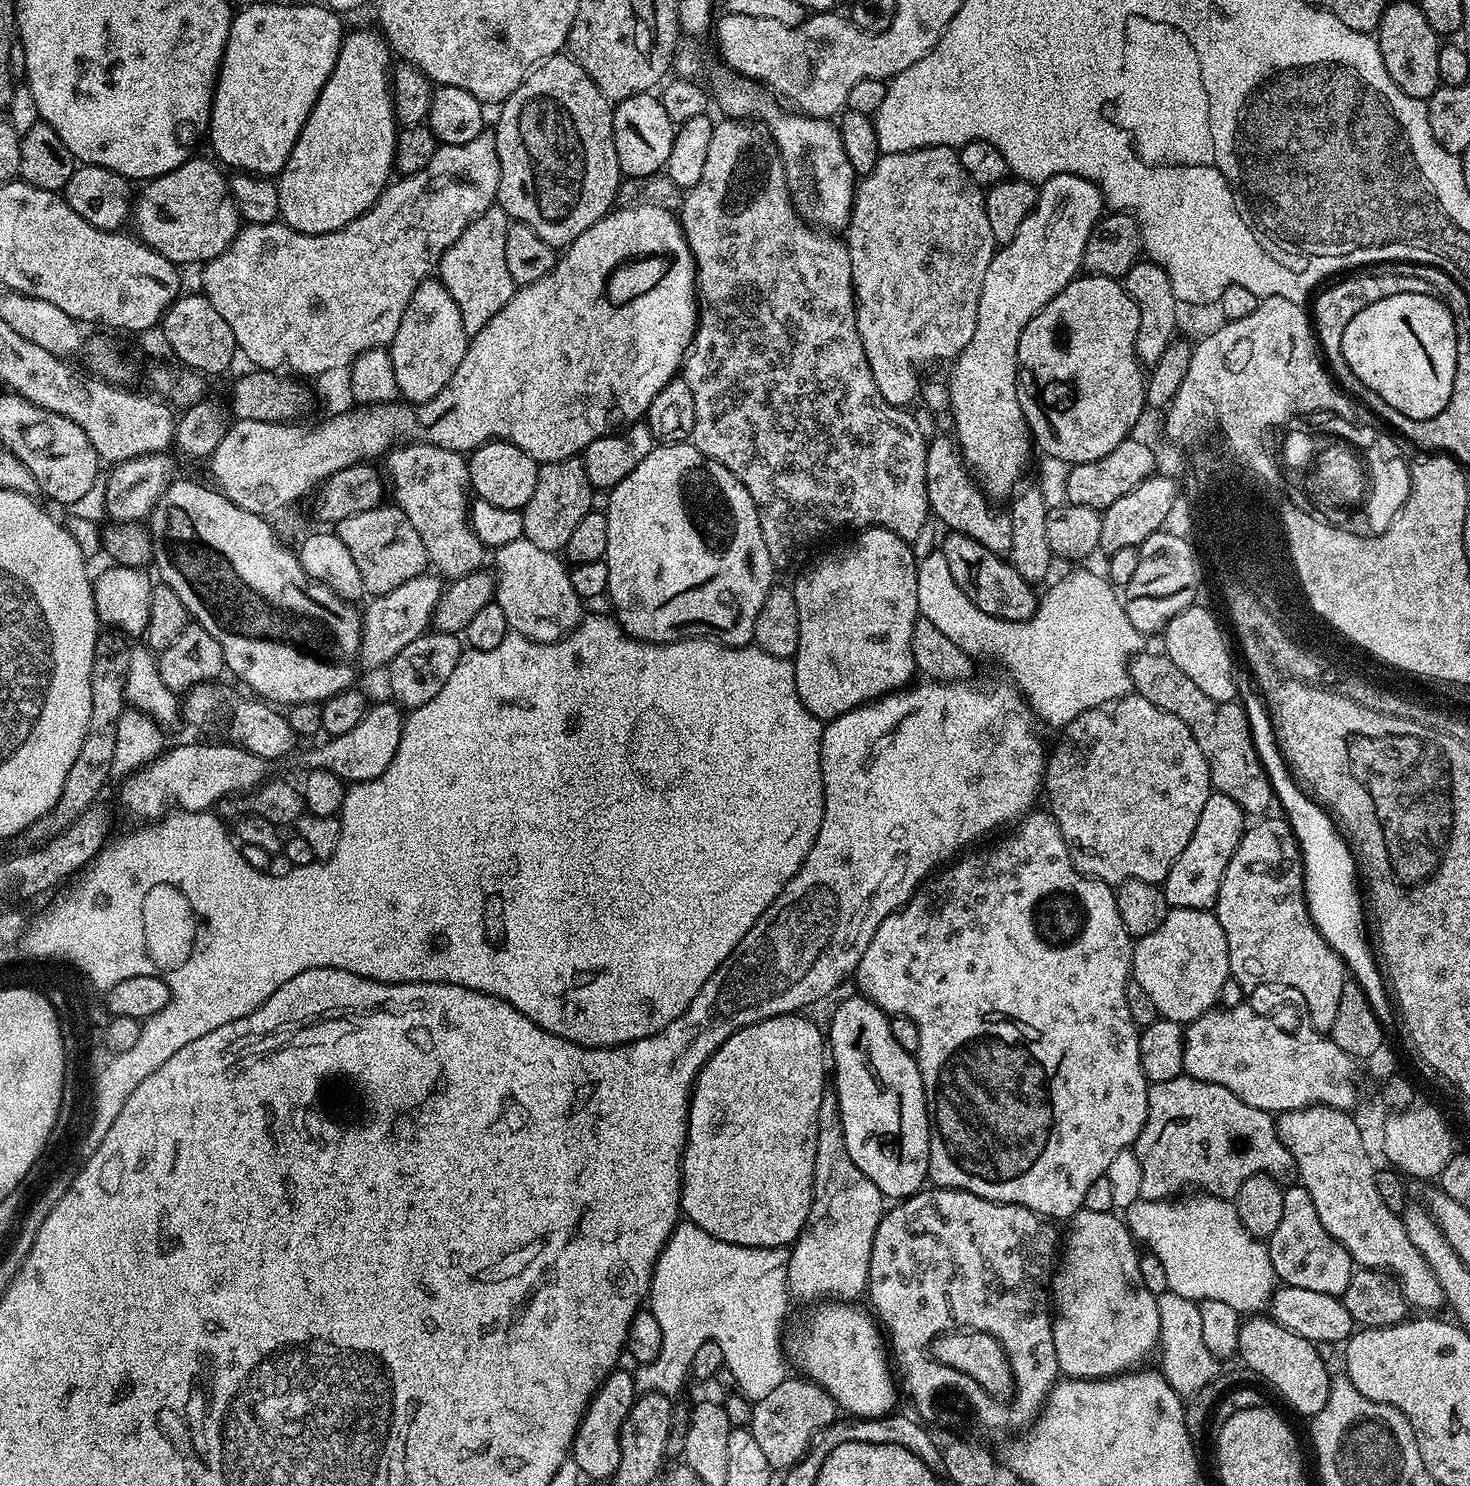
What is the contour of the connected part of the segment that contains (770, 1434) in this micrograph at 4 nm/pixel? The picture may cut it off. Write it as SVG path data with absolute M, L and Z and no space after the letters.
M784 1379L782 1386L759 1397L752 1405L750 1431L758 1446L762 1446L762 1454L766 1454L772 1468L790 1469L795 1466L808 1453L814 1434L838 1419L838 1406L832 1395L810 1379L799 1379Z

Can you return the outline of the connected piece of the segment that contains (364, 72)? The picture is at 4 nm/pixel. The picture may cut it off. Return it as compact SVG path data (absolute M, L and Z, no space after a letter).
M373 30L373 32L349 31L347 35L345 35L344 41L341 42L338 62L334 62L334 70L328 75L326 86L322 86L322 90L318 94L318 98L314 102L314 106L302 126L300 136L294 142L294 150L290 150L290 158L286 162L286 166L278 174L276 188L278 198L280 199L279 219L294 230L305 232L306 234L326 234L327 232L338 230L350 222L354 222L354 218L358 218L366 210L370 210L370 206L374 206L374 202L384 193L384 189L388 187L390 181L393 179L394 165L396 162L396 133L398 131L398 125L396 122L396 112L392 109L390 63L388 64L388 56L390 57L390 49L383 35L376 30Z

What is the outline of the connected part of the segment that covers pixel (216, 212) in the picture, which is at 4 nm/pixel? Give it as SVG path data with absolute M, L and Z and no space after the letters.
M193 158L166 174L156 176L141 187L144 188L141 192L139 189L134 200L135 235L146 247L153 248L158 254L162 254L162 258L177 266L196 263L199 265L201 262L212 260L218 254L222 254L226 246L230 246L230 242L242 227L240 211L229 189L229 177L225 174L223 176L219 172L221 169L209 160Z

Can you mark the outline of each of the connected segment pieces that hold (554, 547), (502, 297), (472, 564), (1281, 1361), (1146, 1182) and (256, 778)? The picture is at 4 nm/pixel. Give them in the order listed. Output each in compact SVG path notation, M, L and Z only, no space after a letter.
M573 458L539 465L538 482L534 482L534 494L530 494L530 502L526 502L522 509L524 538L534 543L539 549L548 550L552 553L559 553L561 550L567 549L570 534L574 534L578 522L582 522L582 518L586 518L586 514L593 511L592 495L594 495L594 489L590 478L586 478L583 459Z
M499 206L487 208L474 222L462 230L462 234L444 251L438 265L438 279L458 306L462 326L468 334L474 334L510 302L517 285L510 278L506 267L506 230L510 218Z
M404 442L393 447L383 460L388 471L386 480L390 485L390 496L396 499L393 500L395 507L401 508L406 518L410 518L410 526L418 530L418 538L422 538L422 546L426 546L429 565L449 581L477 571L483 565L480 563L486 549L468 522L470 485L467 459L459 452L433 444Z
M1256 1314L1241 1323L1238 1356L1239 1359L1244 1359L1298 1415L1311 1418L1318 1414L1318 1410L1322 1410L1322 1406L1326 1406L1326 1398L1330 1394L1333 1381L1333 1377L1328 1376L1329 1365L1318 1356L1312 1341L1286 1330L1267 1315Z
M1187 1074L1170 1078L1170 1082L1149 1084L1146 1122L1138 1134L1134 1151L1142 1168L1142 1200L1167 1200L1185 1190L1203 1190L1210 1196L1232 1198L1242 1182L1254 1174L1264 1172L1283 1181L1284 1176L1293 1175L1296 1167L1290 1150L1282 1146L1282 1138L1278 1138L1273 1113L1242 1102L1242 1098L1230 1094L1226 1086L1214 1086L1214 1082L1202 1082Z
M223 743L180 744L162 751L156 759L124 777L119 785L121 806L130 815L137 816L137 821L151 822L176 805L186 812L207 812L219 800L235 792L247 794L264 783L269 775L269 761L250 754L239 744Z

